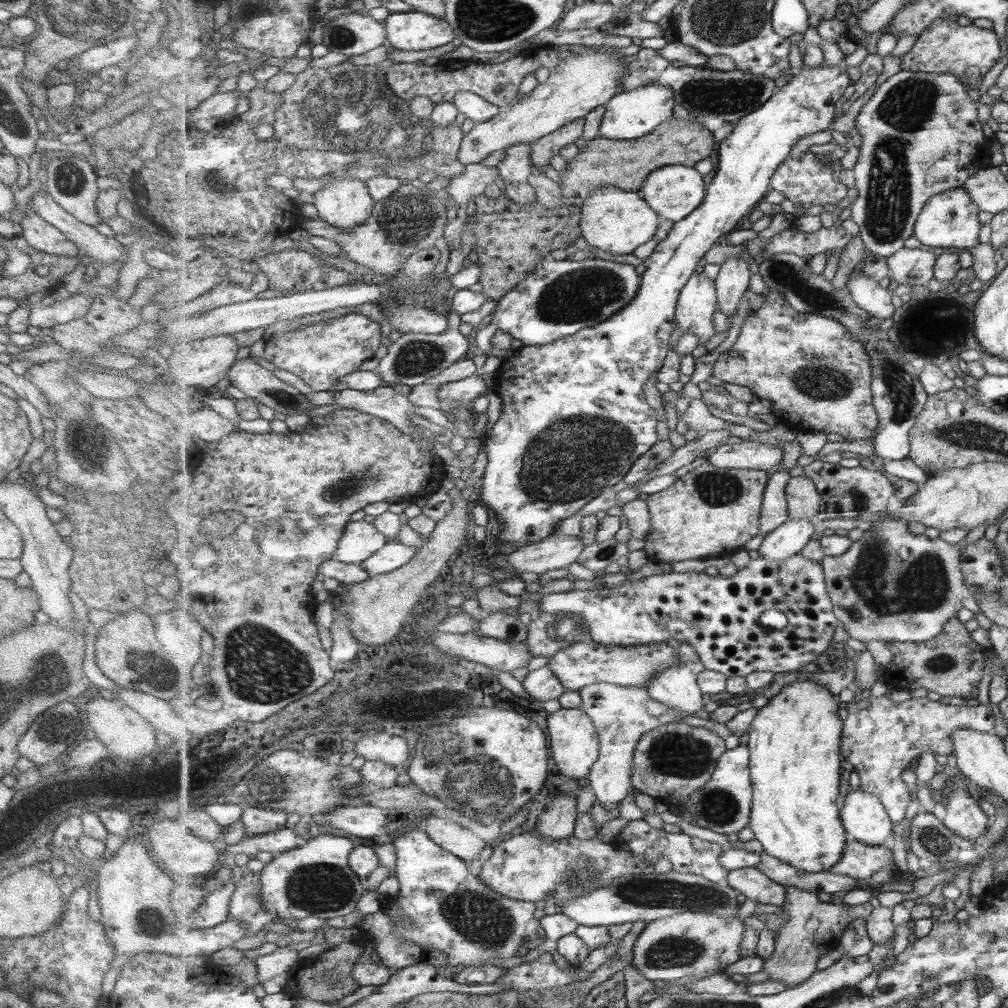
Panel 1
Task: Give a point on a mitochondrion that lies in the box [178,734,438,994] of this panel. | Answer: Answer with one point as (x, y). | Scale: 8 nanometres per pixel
(320, 888)

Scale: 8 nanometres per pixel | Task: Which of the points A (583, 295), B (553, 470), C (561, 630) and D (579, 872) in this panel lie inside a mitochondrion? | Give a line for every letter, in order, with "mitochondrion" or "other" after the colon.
A: mitochondrion
B: mitochondrion
C: mitochondrion
D: mitochondrion

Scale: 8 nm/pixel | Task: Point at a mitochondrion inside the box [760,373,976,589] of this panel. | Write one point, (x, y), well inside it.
(875, 548)

